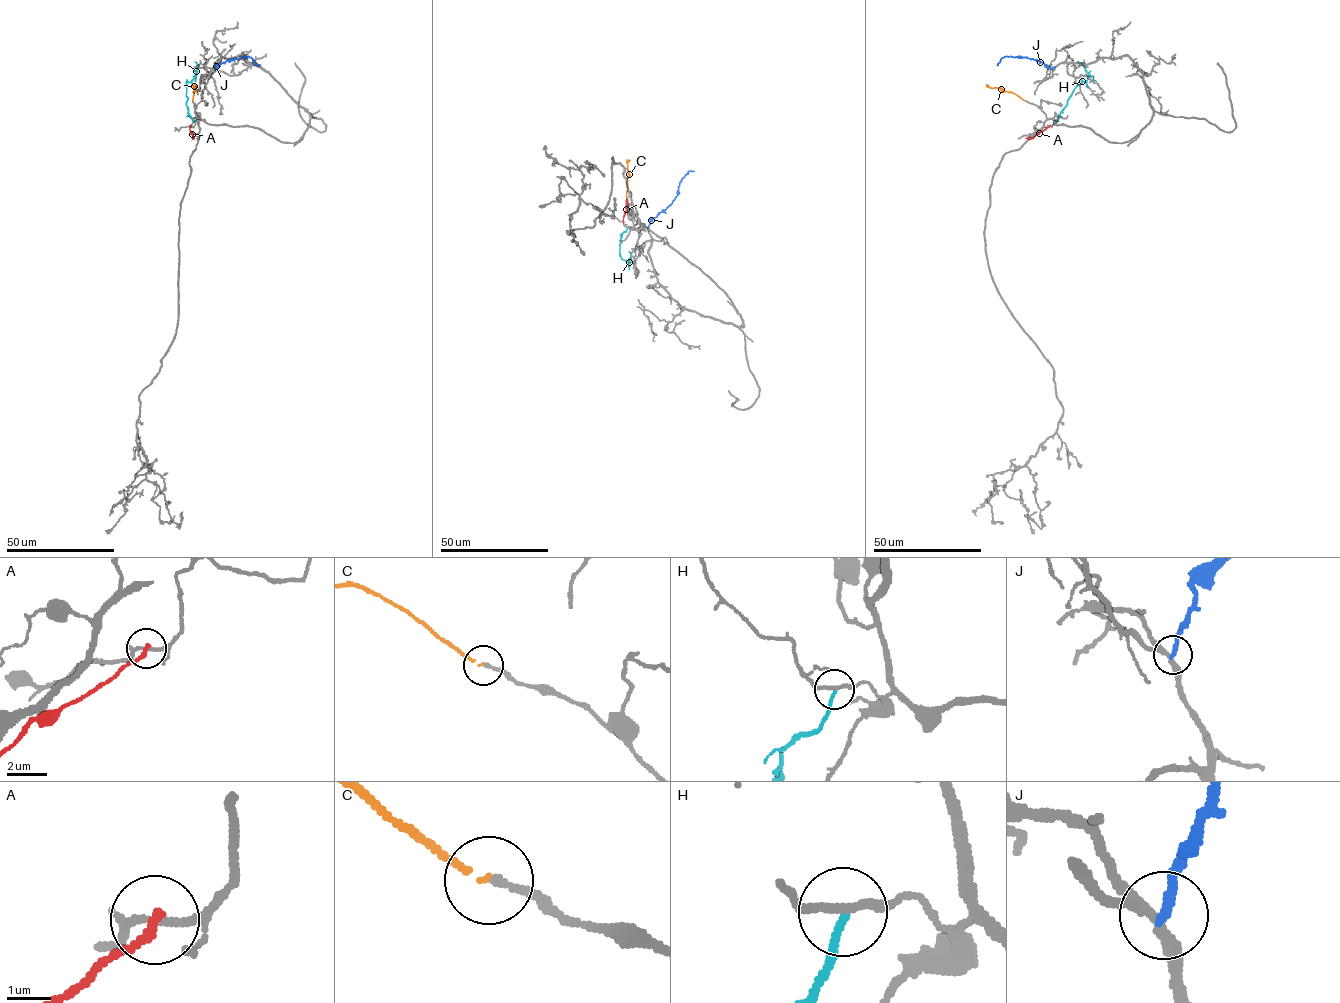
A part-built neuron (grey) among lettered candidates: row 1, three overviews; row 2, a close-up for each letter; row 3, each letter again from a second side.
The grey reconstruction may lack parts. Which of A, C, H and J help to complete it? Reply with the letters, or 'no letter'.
C

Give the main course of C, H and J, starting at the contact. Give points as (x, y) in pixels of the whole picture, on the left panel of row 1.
C: (193, 101), (193, 87), (196, 84)
H: (194, 120), (188, 113), (186, 82), (197, 73), (195, 61)
J: (214, 67), (248, 56), (256, 65), (260, 64)

